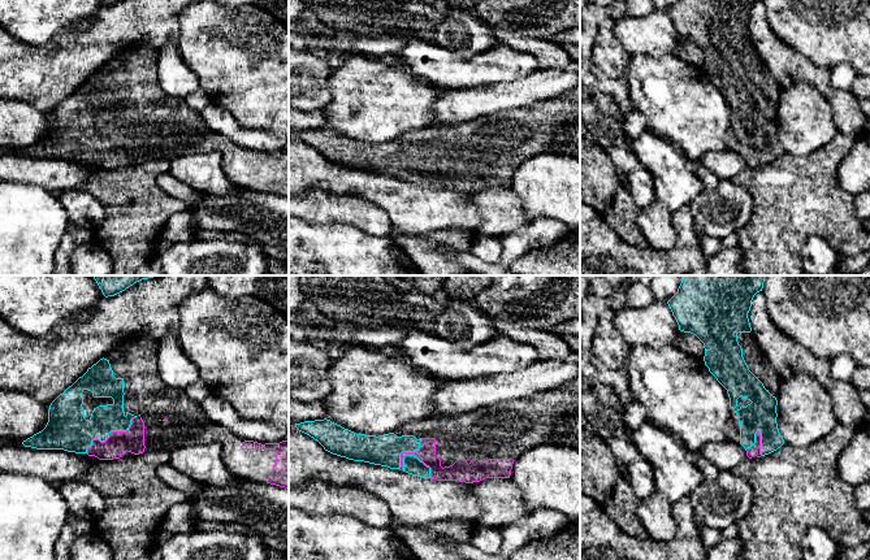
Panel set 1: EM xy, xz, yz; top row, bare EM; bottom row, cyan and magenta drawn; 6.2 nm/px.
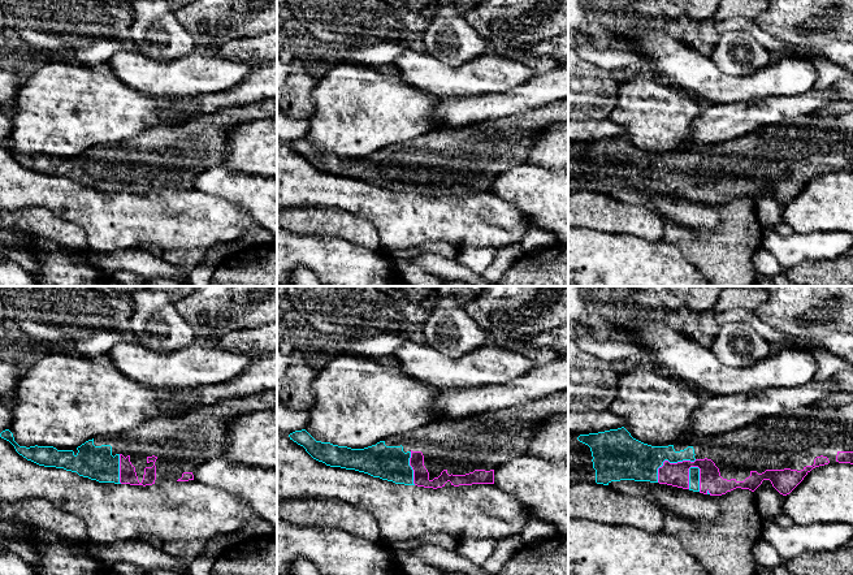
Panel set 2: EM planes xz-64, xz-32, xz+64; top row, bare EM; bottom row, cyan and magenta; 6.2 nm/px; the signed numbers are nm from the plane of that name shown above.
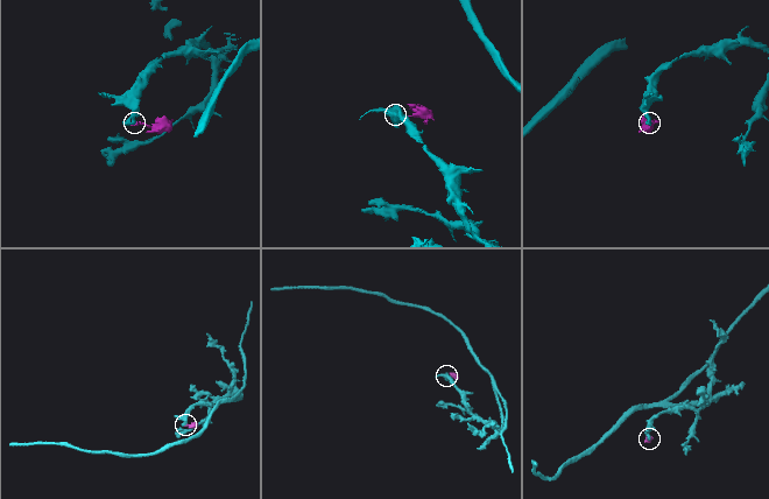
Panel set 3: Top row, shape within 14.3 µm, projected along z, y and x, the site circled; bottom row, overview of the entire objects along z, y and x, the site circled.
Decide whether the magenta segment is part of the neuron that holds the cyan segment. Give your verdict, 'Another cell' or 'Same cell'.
Same cell

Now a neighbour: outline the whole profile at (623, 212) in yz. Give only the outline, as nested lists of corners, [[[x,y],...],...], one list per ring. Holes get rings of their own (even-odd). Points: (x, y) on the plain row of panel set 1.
[[[620,178],[615,187],[614,201],[606,212],[605,220],[622,240],[645,248],[649,244],[636,223],[639,213],[640,208],[633,203],[624,181]]]

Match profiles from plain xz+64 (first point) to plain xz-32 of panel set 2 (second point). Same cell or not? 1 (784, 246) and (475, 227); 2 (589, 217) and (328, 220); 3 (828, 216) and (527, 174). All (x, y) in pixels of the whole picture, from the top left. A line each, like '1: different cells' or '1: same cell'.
1: different cells
2: same cell
3: same cell

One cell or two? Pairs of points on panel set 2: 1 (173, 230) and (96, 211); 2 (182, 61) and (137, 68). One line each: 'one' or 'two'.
1: one
2: one

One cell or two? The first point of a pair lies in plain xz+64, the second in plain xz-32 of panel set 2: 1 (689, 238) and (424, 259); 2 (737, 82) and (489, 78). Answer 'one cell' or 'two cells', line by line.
1: two cells
2: one cell

